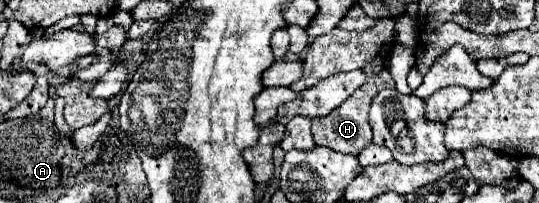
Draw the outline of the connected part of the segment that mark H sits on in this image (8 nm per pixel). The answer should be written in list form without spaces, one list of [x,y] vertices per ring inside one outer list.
[[[368,65],[364,67],[364,73],[368,75],[368,81],[358,91],[354,91],[354,95],[350,95],[338,109],[334,109],[334,113],[312,121],[312,135],[318,147],[328,147],[346,155],[358,155],[366,145],[372,143],[372,129],[368,123],[370,103],[382,89],[394,89],[394,79],[384,65]]]

